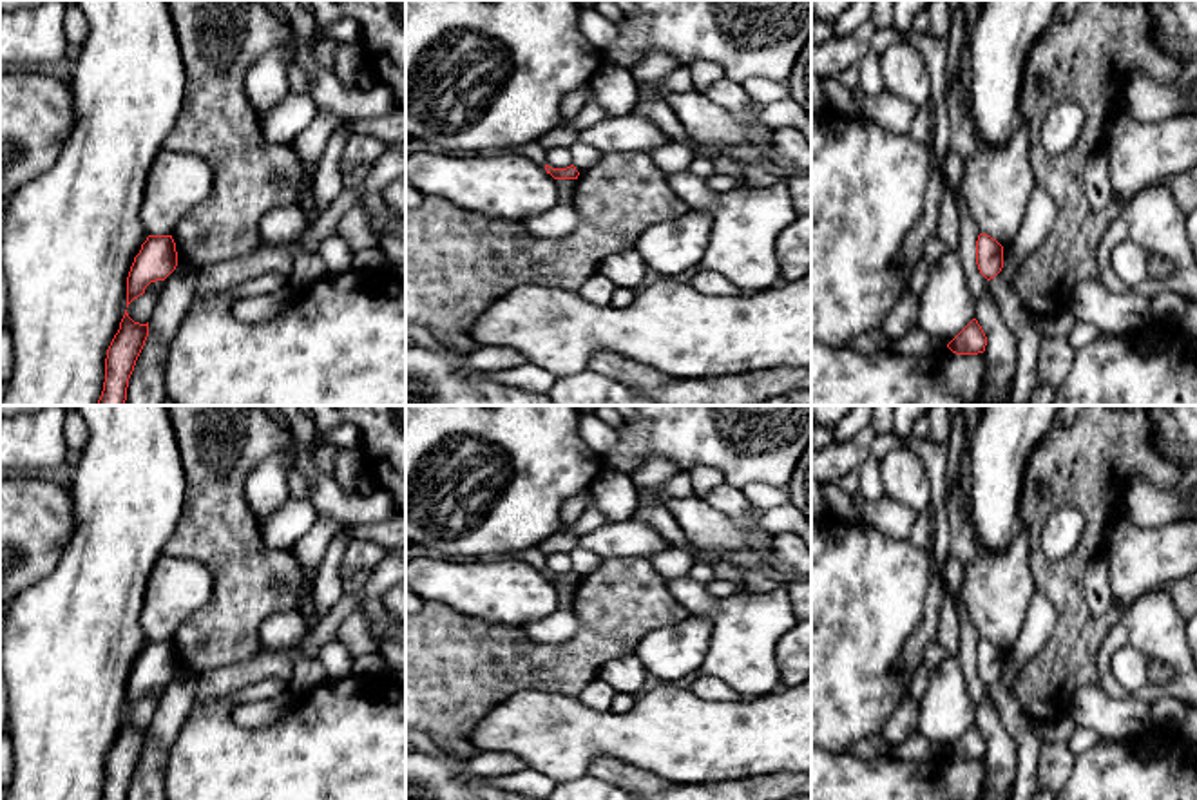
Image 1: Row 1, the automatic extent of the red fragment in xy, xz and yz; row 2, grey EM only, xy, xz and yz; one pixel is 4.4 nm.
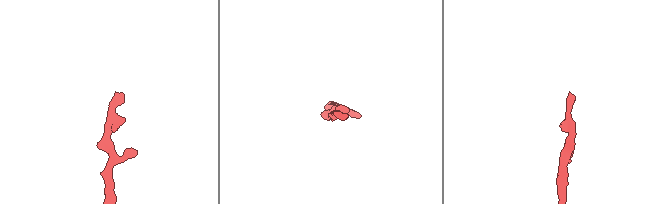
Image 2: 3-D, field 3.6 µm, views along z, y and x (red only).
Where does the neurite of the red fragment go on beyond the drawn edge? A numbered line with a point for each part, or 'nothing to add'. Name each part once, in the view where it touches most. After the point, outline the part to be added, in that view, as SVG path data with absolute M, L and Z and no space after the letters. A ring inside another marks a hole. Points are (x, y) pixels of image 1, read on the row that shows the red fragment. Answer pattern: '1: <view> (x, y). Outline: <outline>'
nothing to add

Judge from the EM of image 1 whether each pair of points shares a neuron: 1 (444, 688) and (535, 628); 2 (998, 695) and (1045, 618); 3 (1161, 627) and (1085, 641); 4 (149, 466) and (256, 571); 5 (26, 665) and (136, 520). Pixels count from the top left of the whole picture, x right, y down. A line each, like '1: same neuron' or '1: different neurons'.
1: different neurons
2: same neuron
3: different neurons
4: different neurons
5: same neuron

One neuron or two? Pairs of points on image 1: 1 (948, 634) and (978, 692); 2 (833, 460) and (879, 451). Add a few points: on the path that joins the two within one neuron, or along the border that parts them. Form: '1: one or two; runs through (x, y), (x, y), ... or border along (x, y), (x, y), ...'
1: two; border along (957, 609), (958, 652), (955, 656)
2: two; border along (877, 435), (870, 455)

